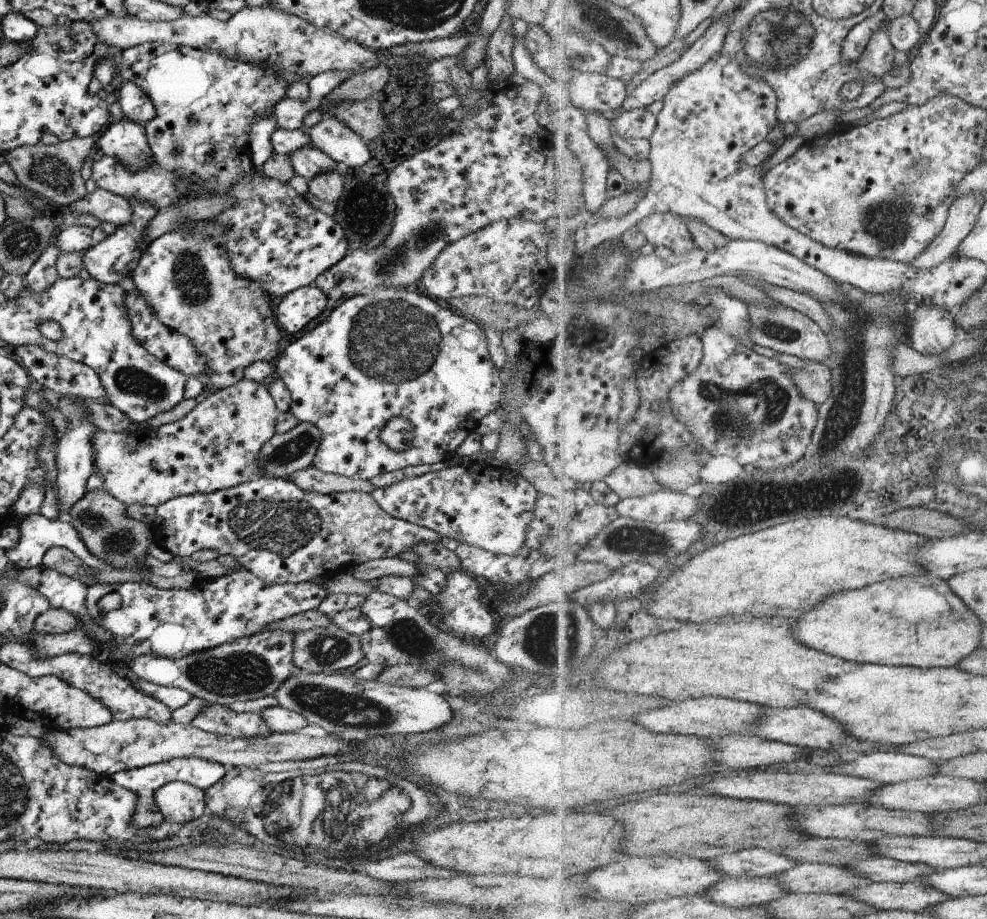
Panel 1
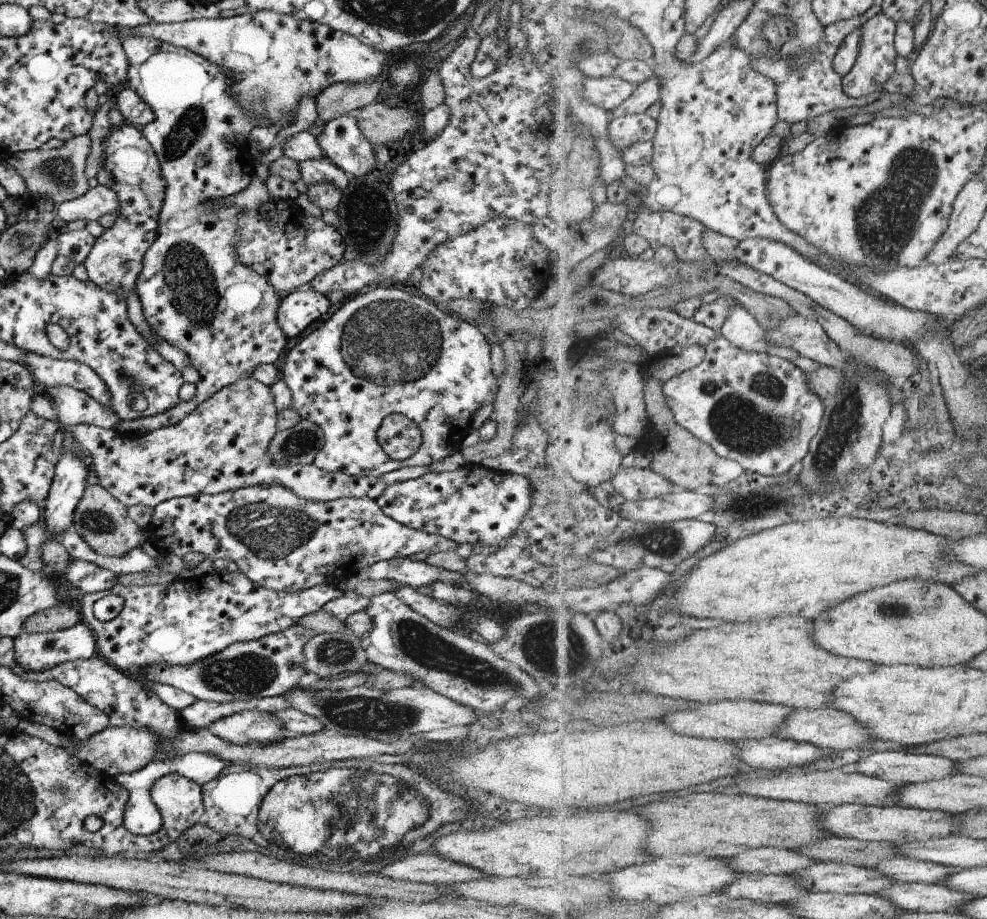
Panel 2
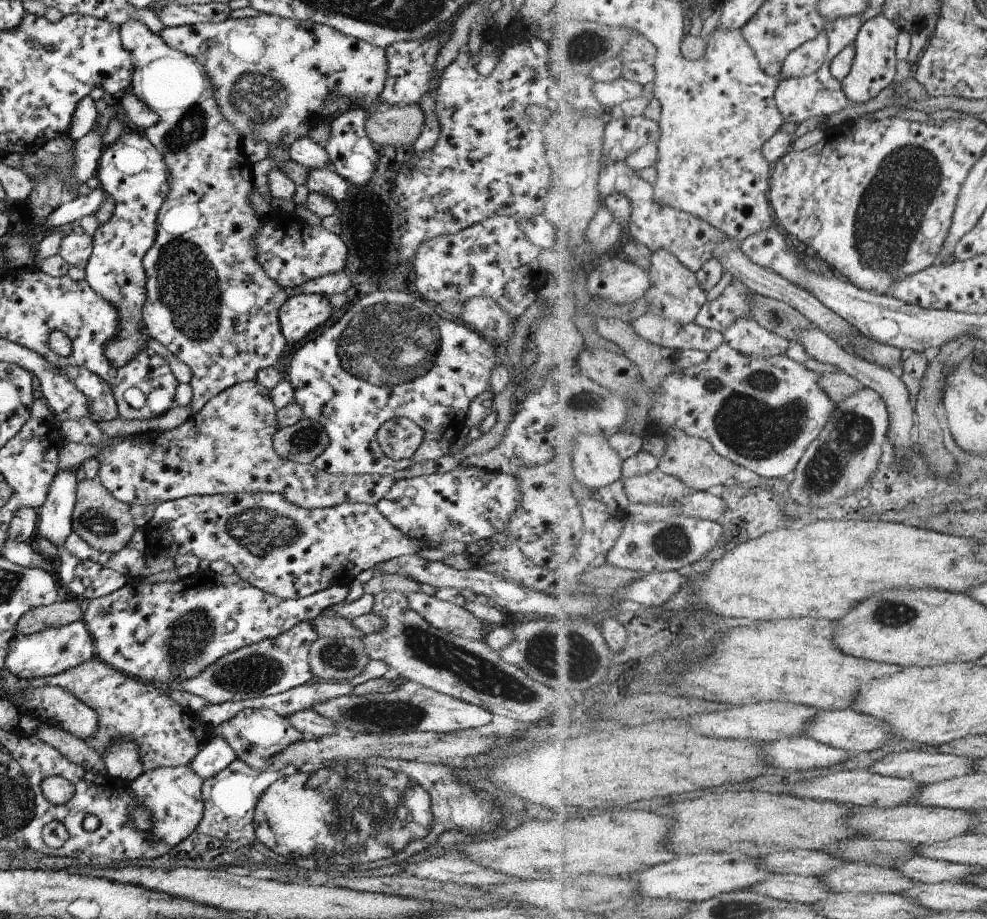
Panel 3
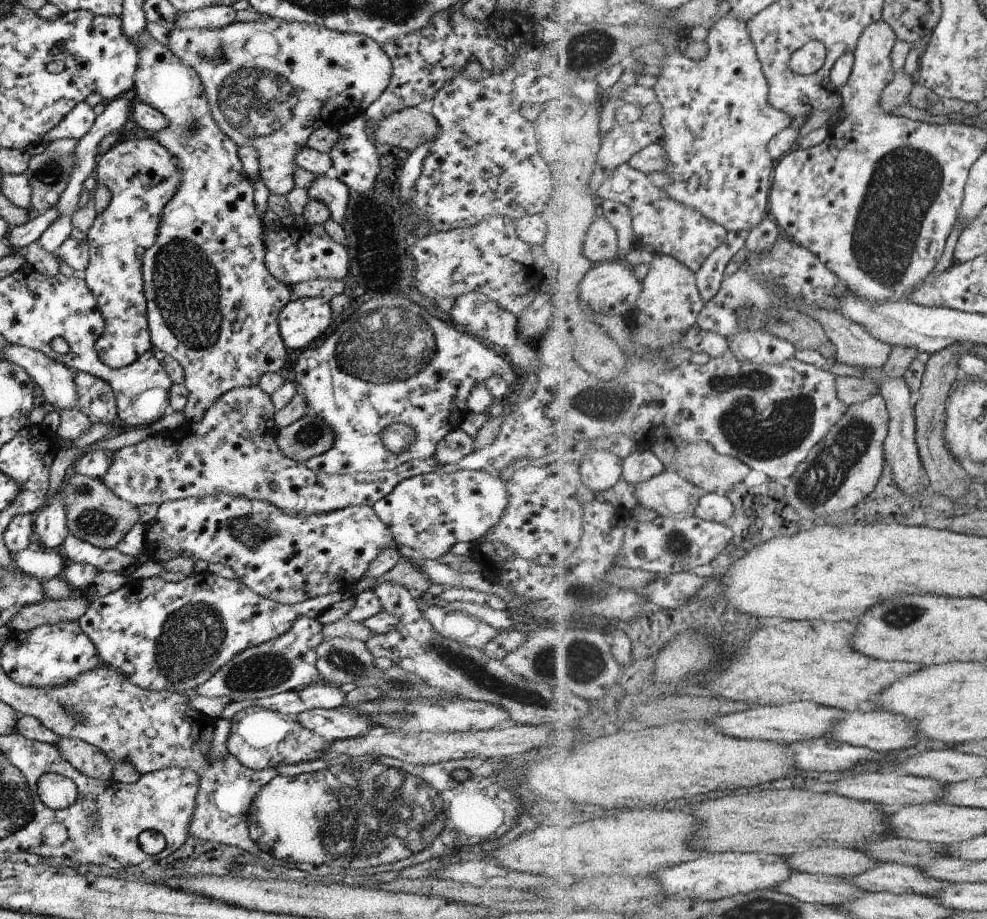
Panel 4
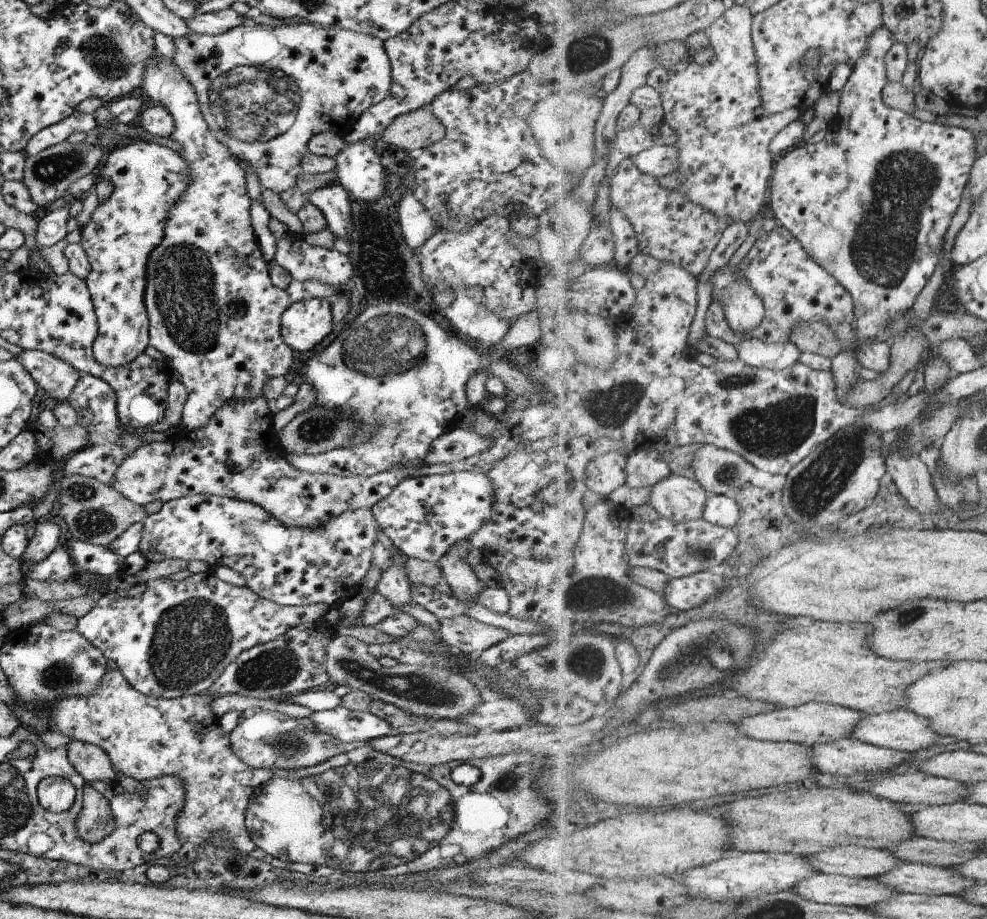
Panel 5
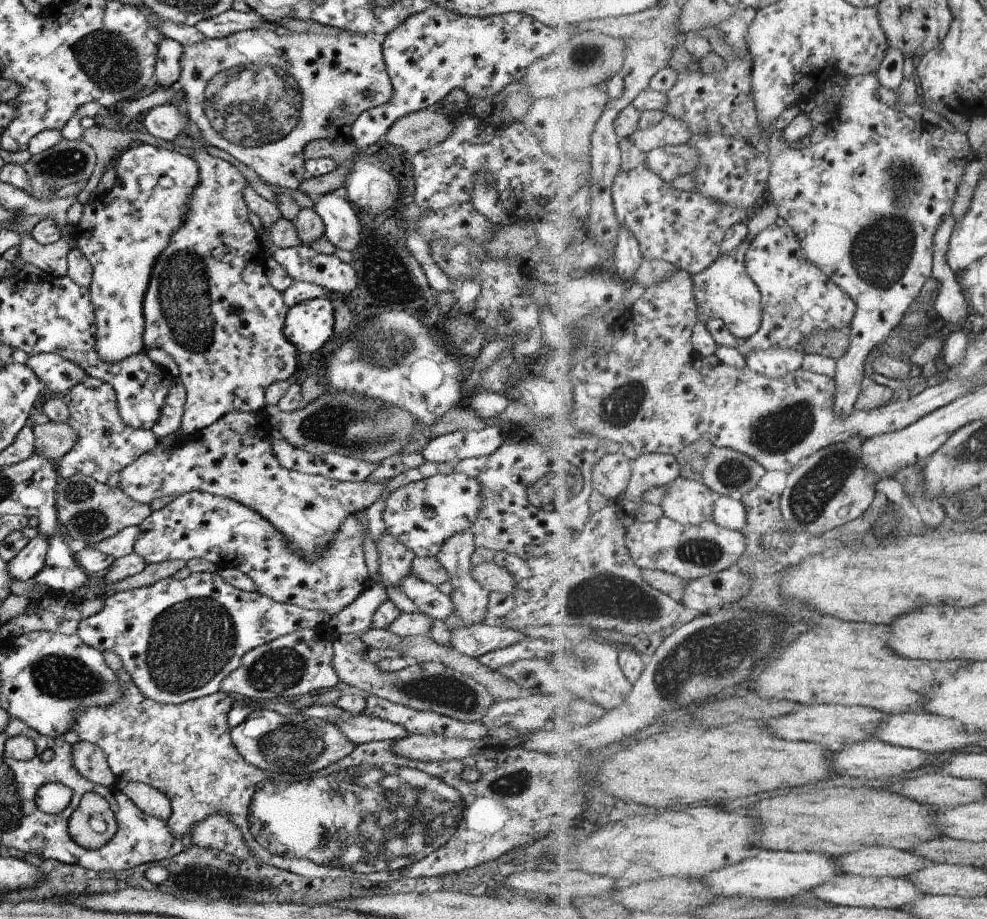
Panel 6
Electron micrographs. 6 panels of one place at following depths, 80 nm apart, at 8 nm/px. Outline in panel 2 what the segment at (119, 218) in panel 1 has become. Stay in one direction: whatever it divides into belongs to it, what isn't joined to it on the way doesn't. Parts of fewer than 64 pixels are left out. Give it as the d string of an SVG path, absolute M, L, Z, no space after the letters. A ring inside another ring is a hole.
M103 185L87 189L83 195L63 201L55 207L54 220L65 224L72 220L97 221L102 214L118 213L118 201L112 190Z

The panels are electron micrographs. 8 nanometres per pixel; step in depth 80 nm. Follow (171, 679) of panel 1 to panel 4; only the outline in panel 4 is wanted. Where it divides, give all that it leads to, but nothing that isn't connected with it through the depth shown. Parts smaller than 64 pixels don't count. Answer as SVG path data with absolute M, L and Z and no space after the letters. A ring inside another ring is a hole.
M297 617L287 632L267 642L246 648L232 656L207 682L193 690L204 697L228 696L233 701L259 700L290 690L302 689L311 682L320 681L315 668L316 648L322 638L322 625L316 619Z

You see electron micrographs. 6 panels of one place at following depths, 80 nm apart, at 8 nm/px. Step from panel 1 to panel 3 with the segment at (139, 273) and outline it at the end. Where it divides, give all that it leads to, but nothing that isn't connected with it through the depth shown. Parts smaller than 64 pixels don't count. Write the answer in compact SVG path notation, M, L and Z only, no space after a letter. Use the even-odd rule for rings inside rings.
M131 19L130 21L121 23L119 27L121 44L123 48L126 48L132 54L134 60L129 88L131 88L133 95L141 100L142 103L144 102L145 106L149 107L158 116L158 121L153 126L140 131L140 133L163 156L163 160L166 162L168 168L169 190L157 211L156 233L153 244L142 258L142 267L145 275L145 300L141 311L142 321L146 327L146 334L149 337L159 342L161 346L165 346L173 356L189 367L192 376L188 382L188 387L191 389L192 395L188 405L192 410L192 414L195 414L201 410L201 407L210 398L213 398L219 392L243 381L255 381L259 369L276 366L275 364L277 364L279 356L283 354L286 344L278 325L278 310L285 300L287 300L287 297L289 297L289 292L282 289L273 279L270 279L257 262L256 248L252 245L252 242L258 228L262 225L262 218L256 214L254 208L249 203L249 194L251 194L251 189L253 188L251 165L248 164L245 156L241 154L240 142L242 138L221 116L219 109L216 107L212 97L212 86L204 68L194 58L165 44L159 35L153 34L139 21Z

